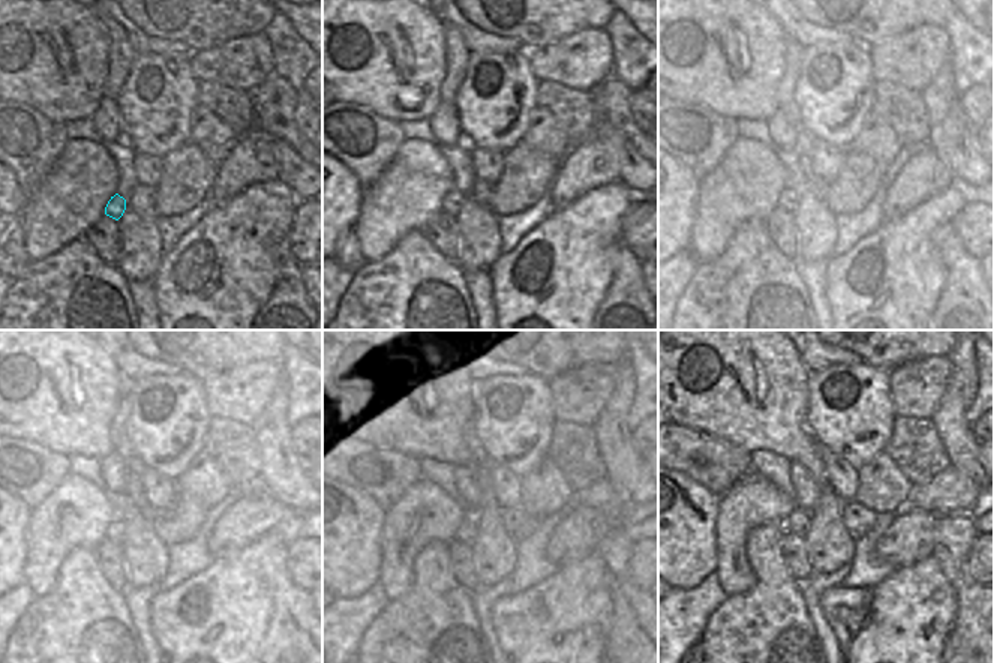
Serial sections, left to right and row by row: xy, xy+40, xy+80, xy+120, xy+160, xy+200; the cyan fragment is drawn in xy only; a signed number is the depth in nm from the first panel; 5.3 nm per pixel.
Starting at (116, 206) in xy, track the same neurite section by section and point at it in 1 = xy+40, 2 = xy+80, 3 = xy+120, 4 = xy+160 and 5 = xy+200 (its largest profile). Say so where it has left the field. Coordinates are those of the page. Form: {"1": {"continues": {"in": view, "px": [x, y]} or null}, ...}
{"1": {"continues": {"in": "xy+40", "px": [452, 204]}}, "2": {"continues": {"in": "xy+80", "px": [789, 197]}}, "3": {"continues": {"in": "xy+120", "px": [116, 533]}}, "4": {"continues": {"in": "xy+160", "px": [465, 527]}}, "5": {"continues": {"in": "xy+200", "px": [798, 522]}}}

